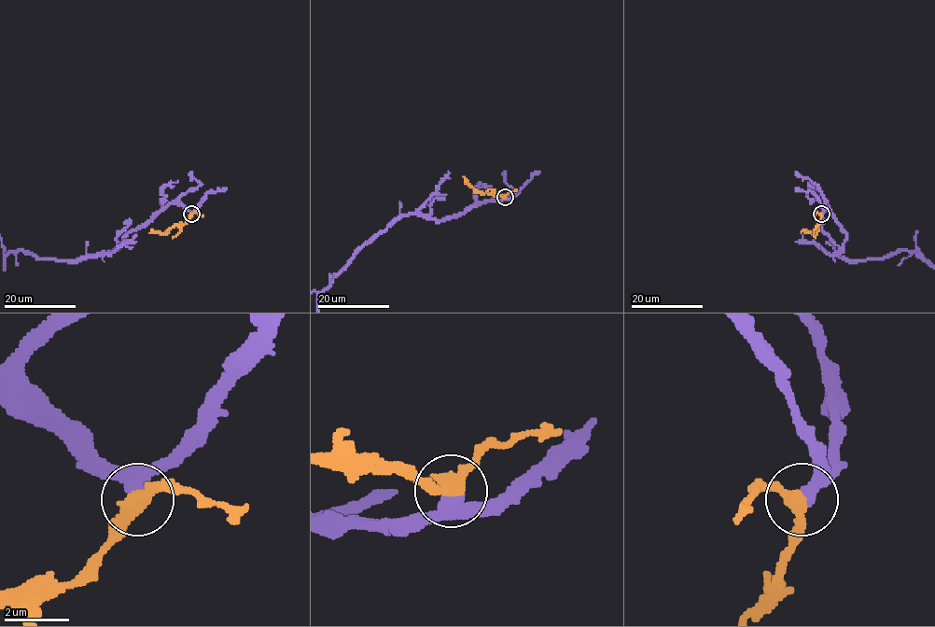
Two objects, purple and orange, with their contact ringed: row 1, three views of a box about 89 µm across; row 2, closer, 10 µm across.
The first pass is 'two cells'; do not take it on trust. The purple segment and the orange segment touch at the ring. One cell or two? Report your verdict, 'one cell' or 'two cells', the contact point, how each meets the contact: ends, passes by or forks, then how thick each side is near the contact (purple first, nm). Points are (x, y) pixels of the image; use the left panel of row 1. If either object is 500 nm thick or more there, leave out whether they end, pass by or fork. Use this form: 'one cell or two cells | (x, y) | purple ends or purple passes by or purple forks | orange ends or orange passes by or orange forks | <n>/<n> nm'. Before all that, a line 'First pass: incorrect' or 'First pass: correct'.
First pass: incorrect
one cell | (191, 214) | purple passes by | orange passes by | 360/400 nm

